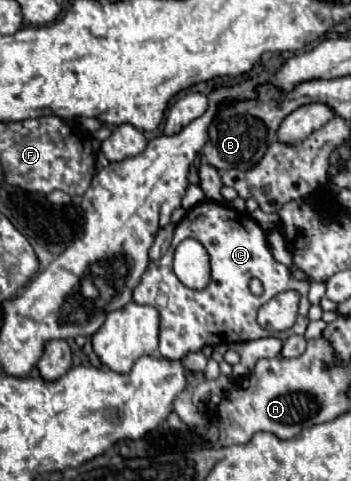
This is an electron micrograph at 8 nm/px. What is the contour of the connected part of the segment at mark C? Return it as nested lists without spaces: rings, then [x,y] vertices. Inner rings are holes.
[[[201,202],[195,208],[187,210],[185,218],[177,224],[173,242],[167,254],[149,264],[141,282],[133,290],[133,300],[139,304],[149,304],[159,310],[161,328],[159,328],[159,352],[165,358],[183,358],[187,352],[201,350],[205,344],[233,344],[265,338],[275,334],[277,338],[289,338],[293,334],[305,334],[309,324],[307,320],[307,292],[309,282],[299,282],[289,274],[289,268],[277,262],[269,250],[267,236],[261,226],[247,214],[239,214],[231,206],[217,202]],[[195,238],[203,242],[211,256],[211,282],[205,290],[191,290],[181,286],[179,278],[173,274],[173,250],[181,240]],[[259,278],[263,282],[263,296],[253,296],[249,292],[249,280]],[[295,290],[299,292],[299,310],[297,324],[283,332],[267,332],[257,324],[259,308],[281,292]]]

